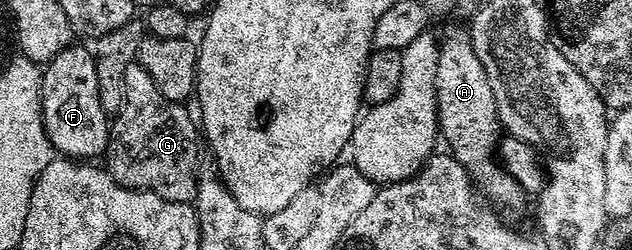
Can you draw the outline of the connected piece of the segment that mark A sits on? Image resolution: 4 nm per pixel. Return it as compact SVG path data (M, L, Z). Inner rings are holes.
M447 25L443 37L441 33L435 94L442 140L447 140L446 148L451 156L465 167L472 185L484 198L487 196L492 201L490 204L496 210L521 208L525 200L524 191L497 160L497 150L501 145L499 108L489 87L485 67L481 67L481 59L477 59L477 51L473 51L471 46L471 34L464 26L462 29L459 25Z

